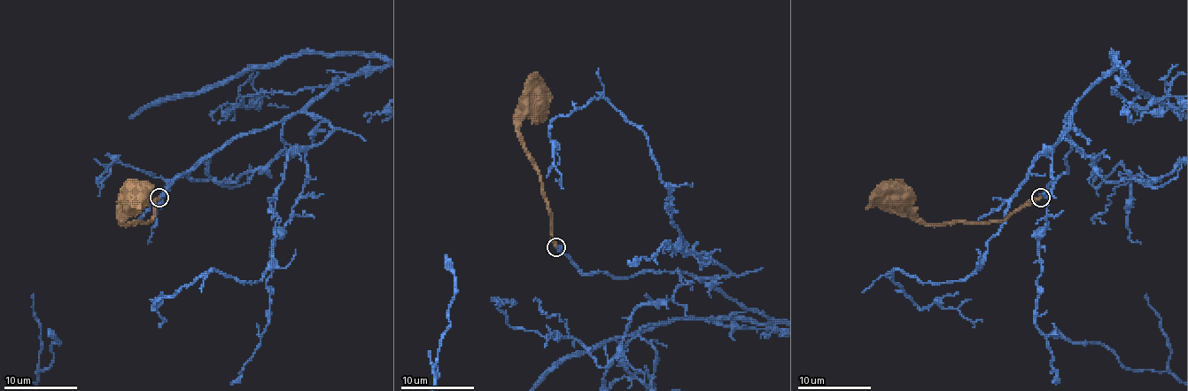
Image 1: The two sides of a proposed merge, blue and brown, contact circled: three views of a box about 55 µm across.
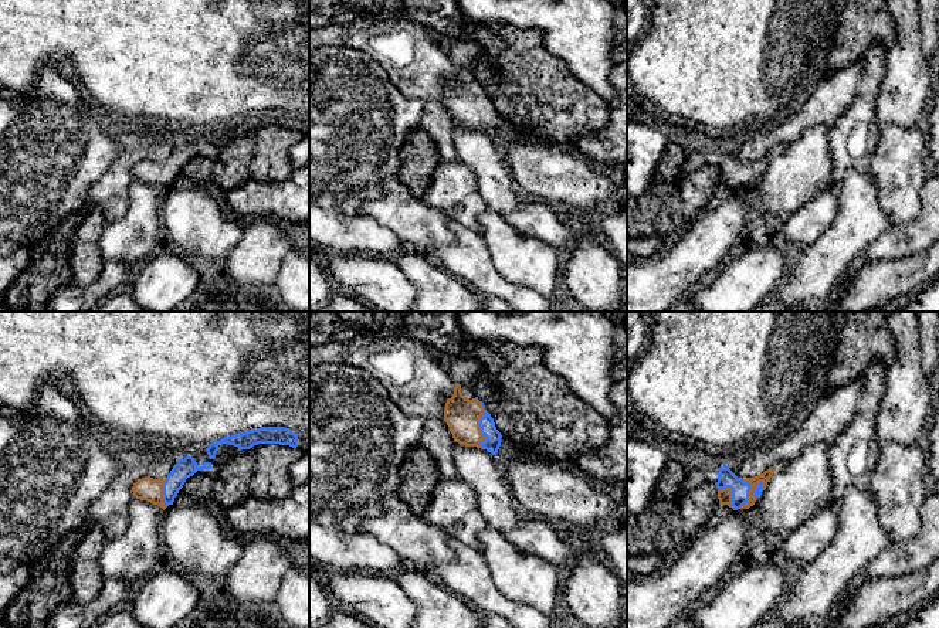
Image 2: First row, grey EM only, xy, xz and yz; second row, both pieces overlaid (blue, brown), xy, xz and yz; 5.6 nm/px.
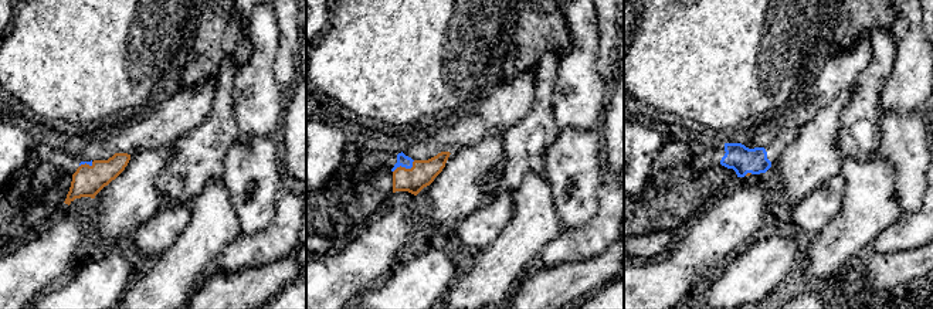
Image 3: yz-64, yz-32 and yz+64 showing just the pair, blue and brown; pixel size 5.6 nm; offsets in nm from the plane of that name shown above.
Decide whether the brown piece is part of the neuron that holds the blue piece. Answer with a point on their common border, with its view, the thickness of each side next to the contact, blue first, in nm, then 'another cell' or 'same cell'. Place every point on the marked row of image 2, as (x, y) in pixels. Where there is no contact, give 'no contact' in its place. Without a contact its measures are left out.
xz (480, 425) | 90/200 nm | same cell

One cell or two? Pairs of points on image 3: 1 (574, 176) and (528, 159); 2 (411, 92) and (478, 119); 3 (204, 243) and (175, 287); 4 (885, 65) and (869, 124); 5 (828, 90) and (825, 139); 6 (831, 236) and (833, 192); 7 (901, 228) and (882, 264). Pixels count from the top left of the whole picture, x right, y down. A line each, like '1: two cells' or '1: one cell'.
1: two cells
2: two cells
3: one cell
4: one cell
5: two cells
6: two cells
7: two cells

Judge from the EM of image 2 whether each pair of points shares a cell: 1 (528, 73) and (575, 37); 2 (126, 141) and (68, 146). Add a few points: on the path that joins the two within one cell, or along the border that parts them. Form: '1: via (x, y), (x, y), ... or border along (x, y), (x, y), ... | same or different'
1: border along (529, 29), (542, 34), (543, 46), (575, 77) | different
2: border along (115, 132), (119, 152), (104, 173) | different

